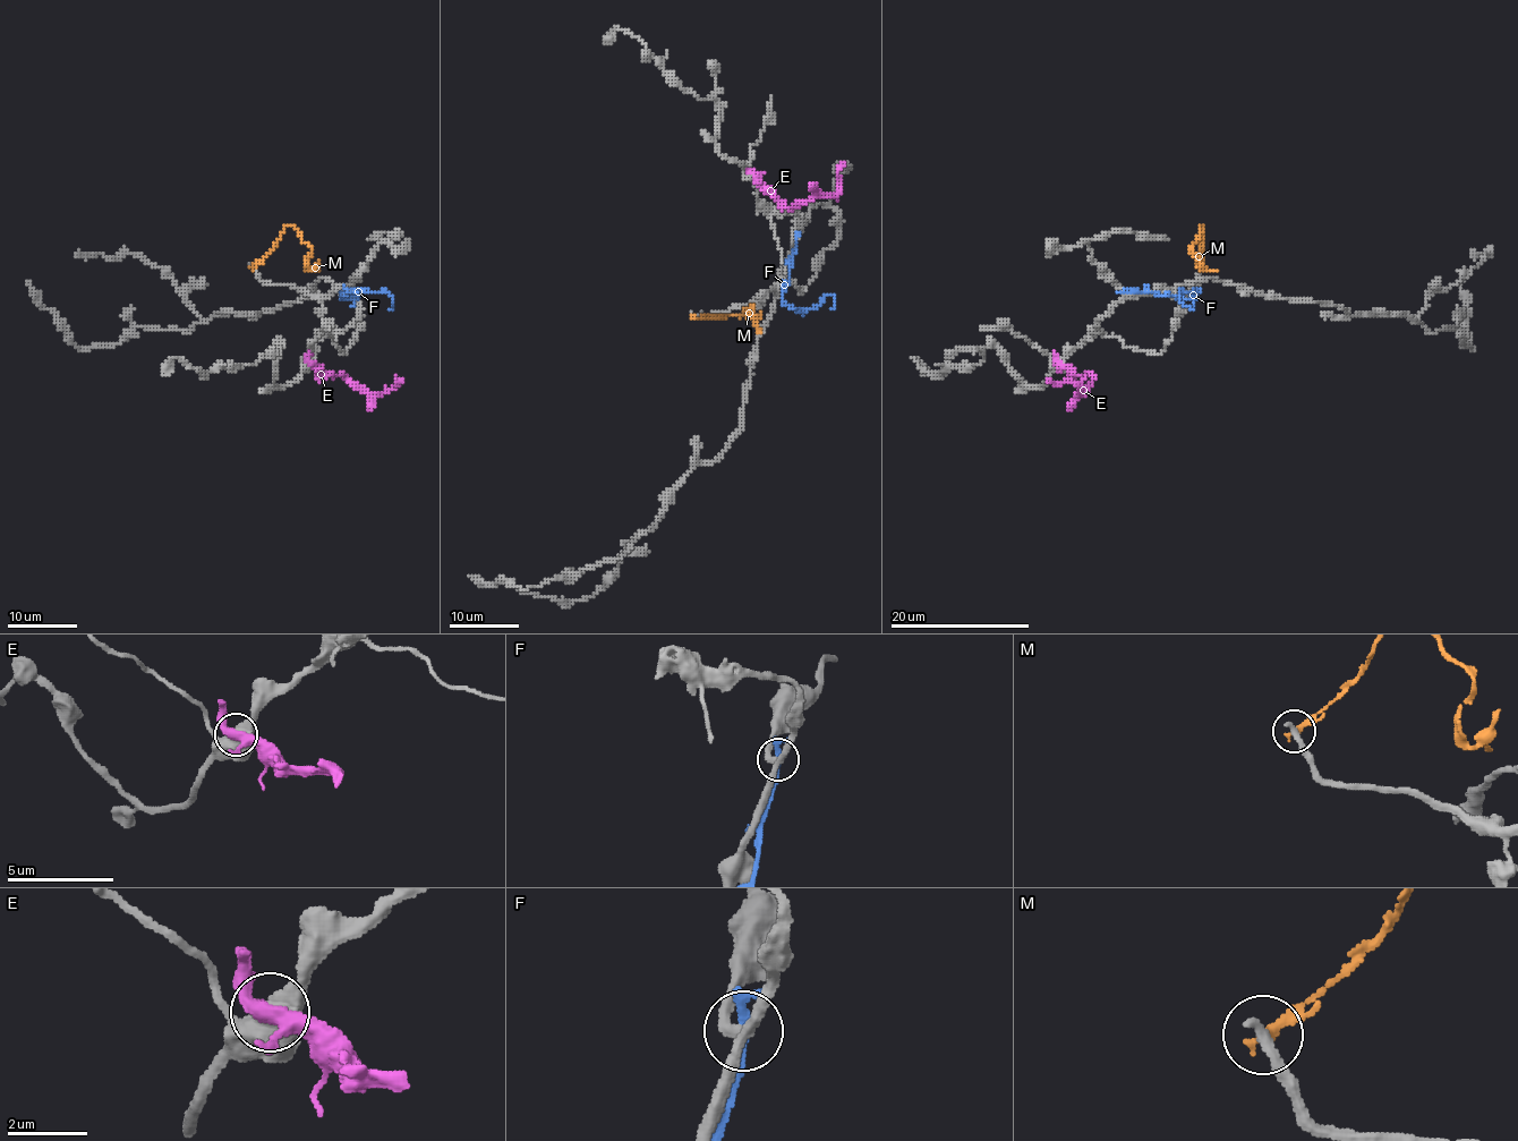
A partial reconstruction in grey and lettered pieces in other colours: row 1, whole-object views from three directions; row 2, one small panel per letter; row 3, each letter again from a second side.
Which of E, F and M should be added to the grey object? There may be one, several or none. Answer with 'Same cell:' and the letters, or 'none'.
Same cell: none

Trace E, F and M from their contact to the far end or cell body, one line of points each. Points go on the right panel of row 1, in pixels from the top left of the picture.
E: (1059, 364), (1077, 374), (1088, 374), (1091, 383), (1081, 393), (1071, 380), (1052, 384), (1048, 380)
F: (1124, 290), (1150, 290), (1176, 298), (1192, 296), (1194, 290), (1178, 292), (1179, 301), (1194, 309)
M: (1202, 266), (1201, 227), (1201, 237), (1192, 253), (1199, 266), (1217, 272)

